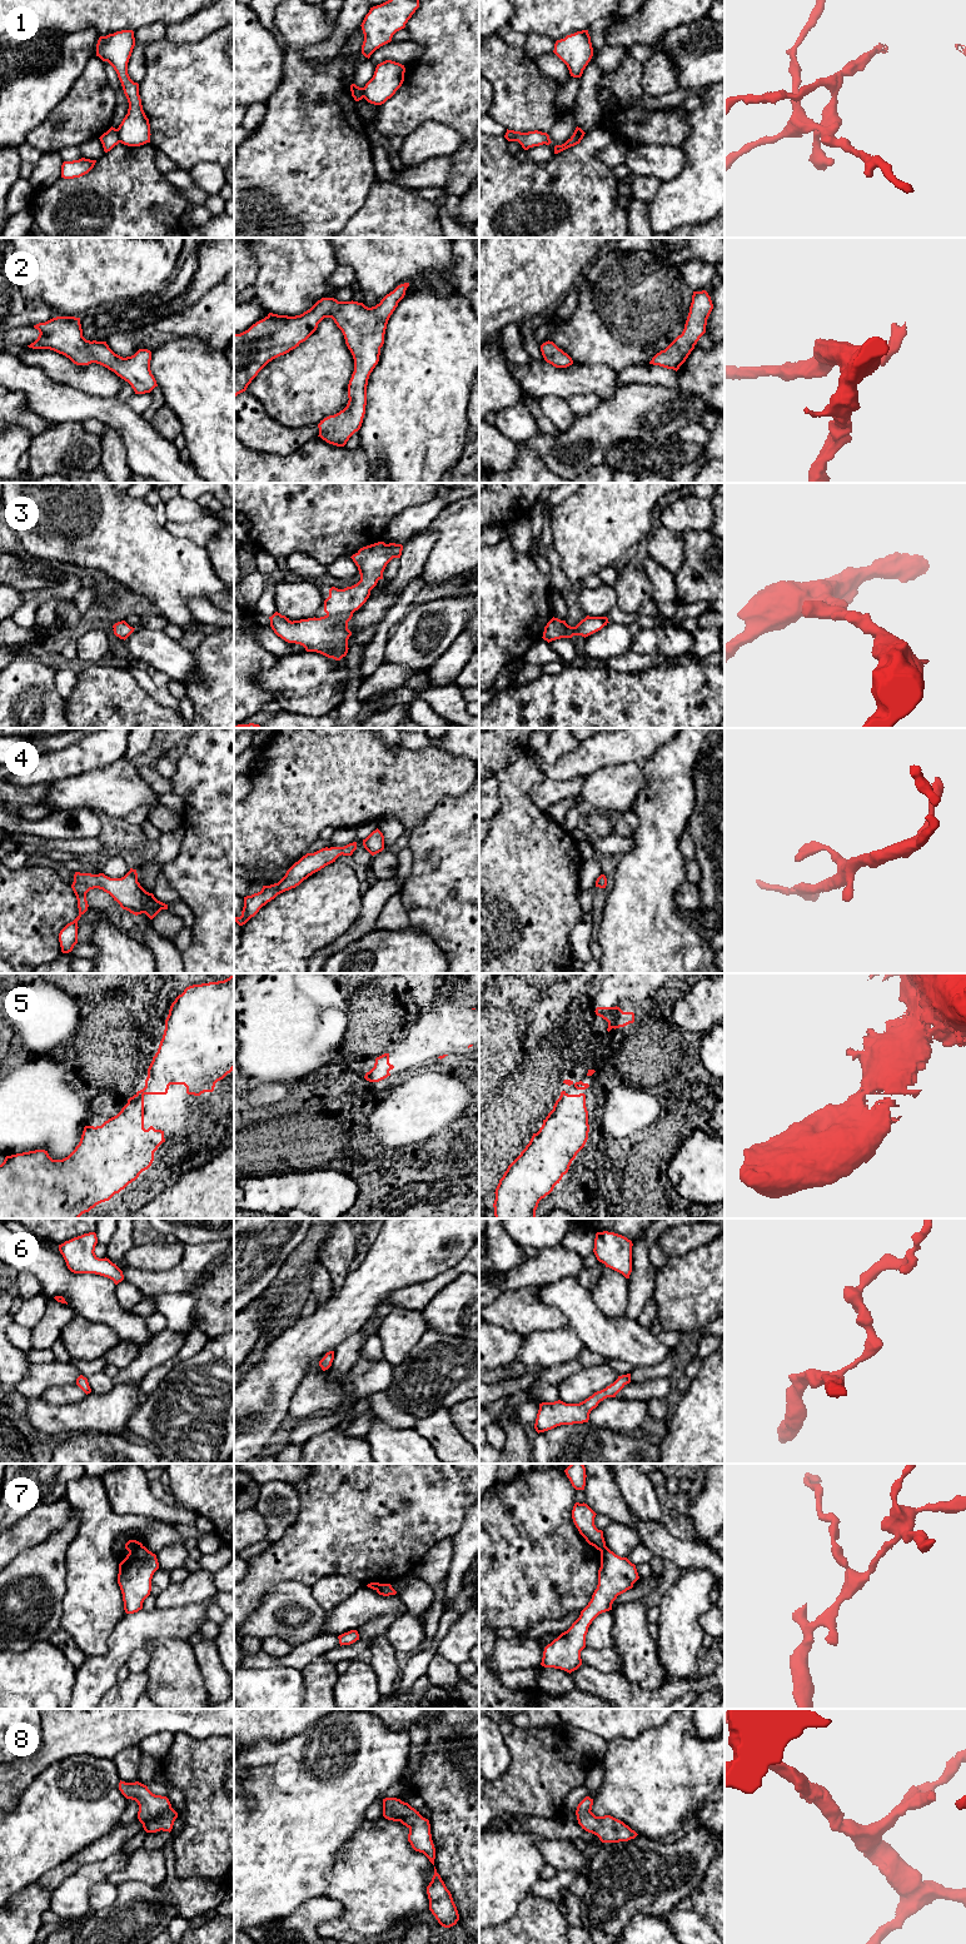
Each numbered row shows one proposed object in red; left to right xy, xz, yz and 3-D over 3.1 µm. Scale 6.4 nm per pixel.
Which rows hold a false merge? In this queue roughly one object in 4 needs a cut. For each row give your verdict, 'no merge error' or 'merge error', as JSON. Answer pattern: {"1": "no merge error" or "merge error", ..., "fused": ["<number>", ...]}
{"1": "merge error", "2": "no merge error", "3": "no merge error", "4": "no merge error", "5": "no merge error", "6": "no merge error", "7": "merge error", "8": "no merge error", "fused": ["1", "7"]}

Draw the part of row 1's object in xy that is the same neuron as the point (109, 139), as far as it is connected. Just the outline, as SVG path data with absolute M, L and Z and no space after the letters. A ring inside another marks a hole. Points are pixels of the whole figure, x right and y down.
M113 126L106 133L104 133L99 139L103 144L105 153L110 151L115 145L120 143L118 130Z

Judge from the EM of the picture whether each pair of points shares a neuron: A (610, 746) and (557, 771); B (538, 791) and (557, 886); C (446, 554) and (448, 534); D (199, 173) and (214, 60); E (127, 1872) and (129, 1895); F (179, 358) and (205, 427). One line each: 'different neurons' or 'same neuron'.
A: same neuron
B: different neurons
C: same neuron
D: different neurons
E: different neurons
F: same neuron

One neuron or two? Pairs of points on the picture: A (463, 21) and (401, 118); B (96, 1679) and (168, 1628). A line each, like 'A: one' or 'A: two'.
A: one
B: one

